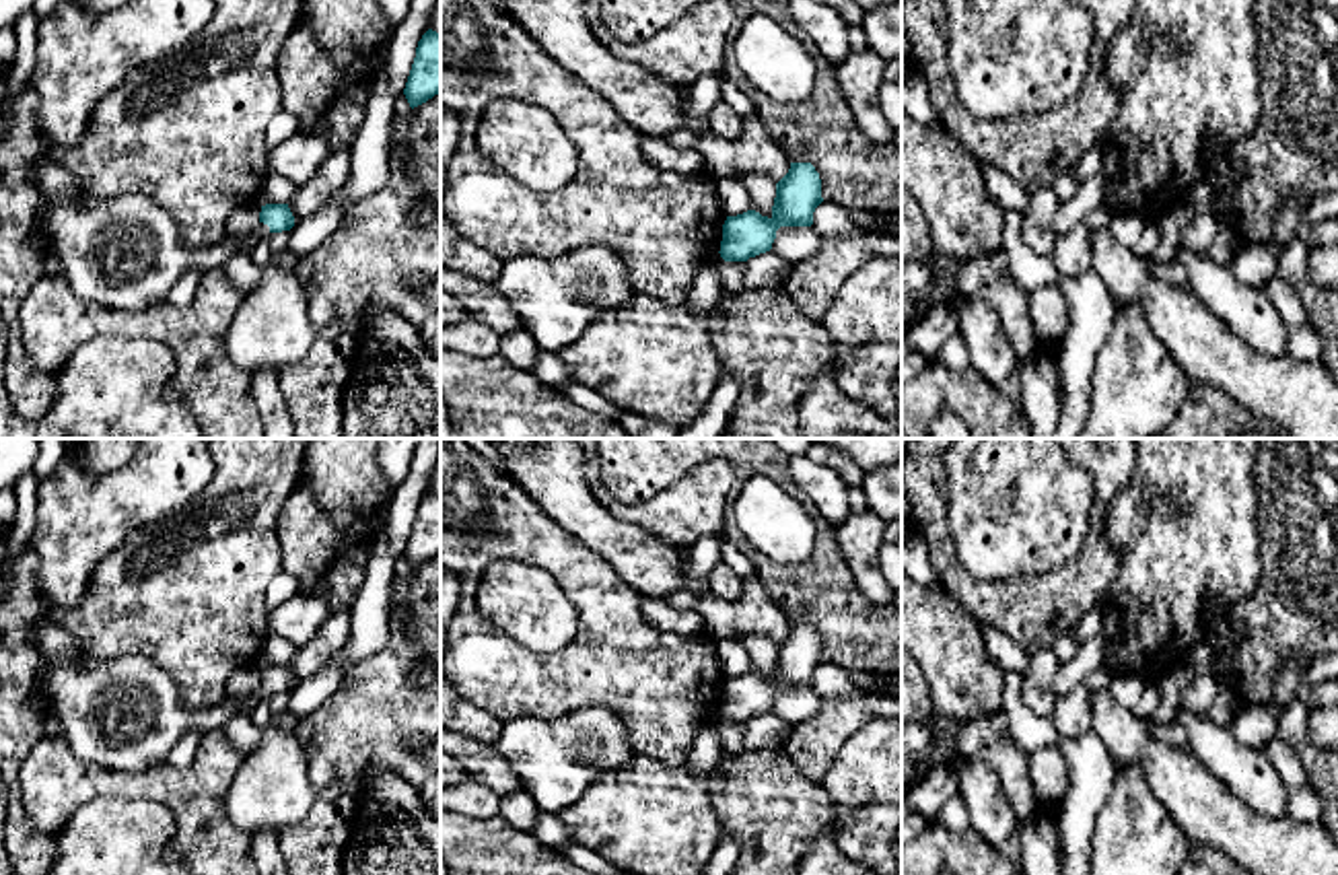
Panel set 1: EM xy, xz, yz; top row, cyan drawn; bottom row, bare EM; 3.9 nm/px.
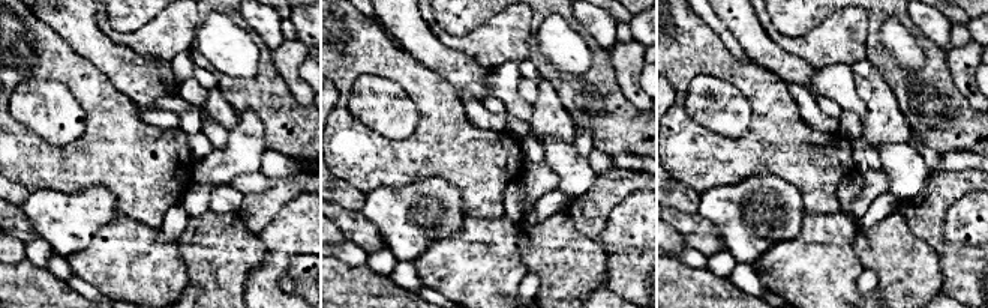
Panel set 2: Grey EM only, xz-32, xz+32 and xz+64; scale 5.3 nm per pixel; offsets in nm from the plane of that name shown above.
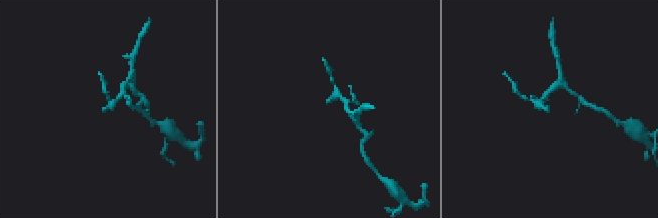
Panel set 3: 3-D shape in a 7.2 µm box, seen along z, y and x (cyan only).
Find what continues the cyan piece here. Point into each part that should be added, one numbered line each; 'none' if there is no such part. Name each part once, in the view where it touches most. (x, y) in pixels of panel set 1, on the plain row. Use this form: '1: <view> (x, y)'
1: xy (124, 715)

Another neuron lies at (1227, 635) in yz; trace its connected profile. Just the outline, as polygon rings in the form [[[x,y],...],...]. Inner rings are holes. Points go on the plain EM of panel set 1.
[[[1221,607],[1214,626],[1210,630],[1214,649],[1212,657],[1202,667],[1179,665],[1159,681],[1161,702],[1151,714],[1155,725],[1169,725],[1177,721],[1177,708],[1182,704],[1182,688],[1198,675],[1206,677],[1229,677],[1229,661],[1237,653],[1245,638],[1243,626],[1237,624],[1229,607]]]

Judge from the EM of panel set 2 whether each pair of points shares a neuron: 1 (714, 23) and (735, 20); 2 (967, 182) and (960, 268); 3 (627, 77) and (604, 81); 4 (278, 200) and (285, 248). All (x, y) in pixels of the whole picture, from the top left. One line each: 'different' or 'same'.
1: different
2: same
3: different
4: different

